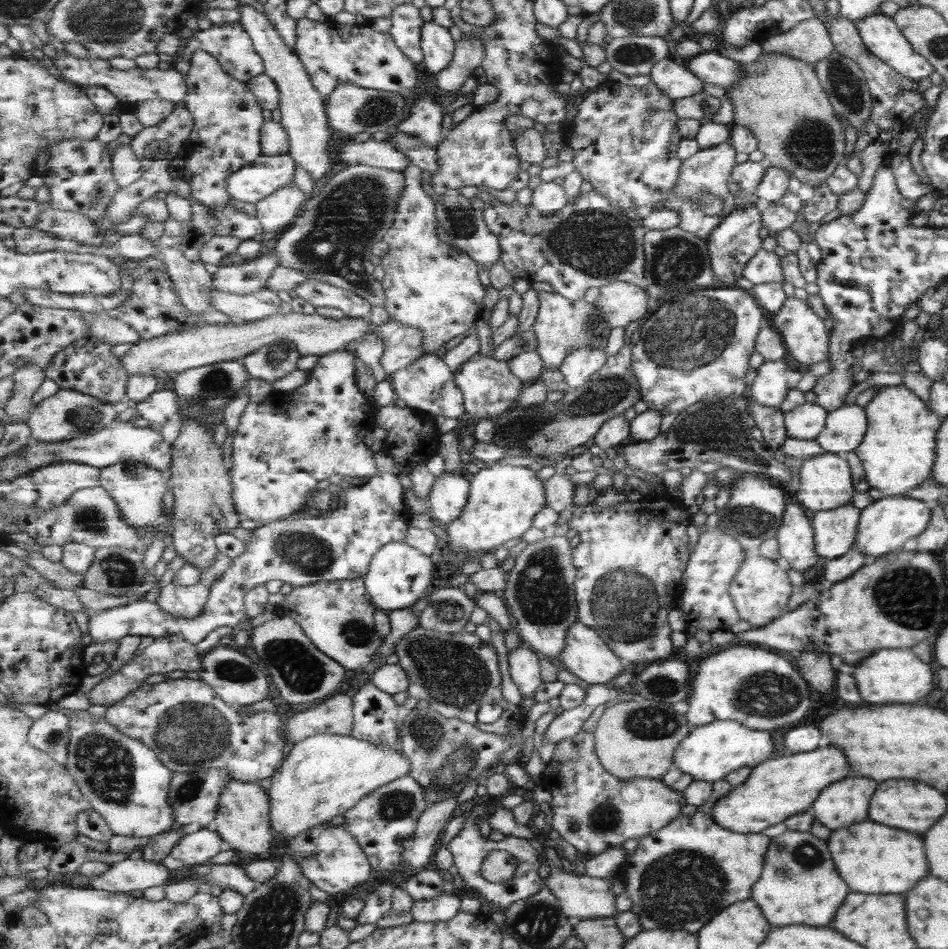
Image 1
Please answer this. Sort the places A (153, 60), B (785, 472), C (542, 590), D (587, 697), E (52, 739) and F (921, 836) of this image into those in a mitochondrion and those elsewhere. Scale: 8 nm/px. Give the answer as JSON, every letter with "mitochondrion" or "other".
{"A":"other","B":"other","C":"mitochondrion","D":"other","E":"mitochondrion","F":"other"}

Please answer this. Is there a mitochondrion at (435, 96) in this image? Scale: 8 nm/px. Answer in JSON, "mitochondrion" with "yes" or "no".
{"mitochondrion":"no"}

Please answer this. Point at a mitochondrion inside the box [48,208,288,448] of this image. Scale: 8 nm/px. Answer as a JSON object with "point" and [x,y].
{"point":[217,383]}

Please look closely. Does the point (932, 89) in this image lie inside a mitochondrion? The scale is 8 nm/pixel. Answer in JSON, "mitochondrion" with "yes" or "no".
{"mitochondrion":"no"}

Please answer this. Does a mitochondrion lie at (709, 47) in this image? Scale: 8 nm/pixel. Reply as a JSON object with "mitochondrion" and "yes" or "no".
{"mitochondrion":"no"}

